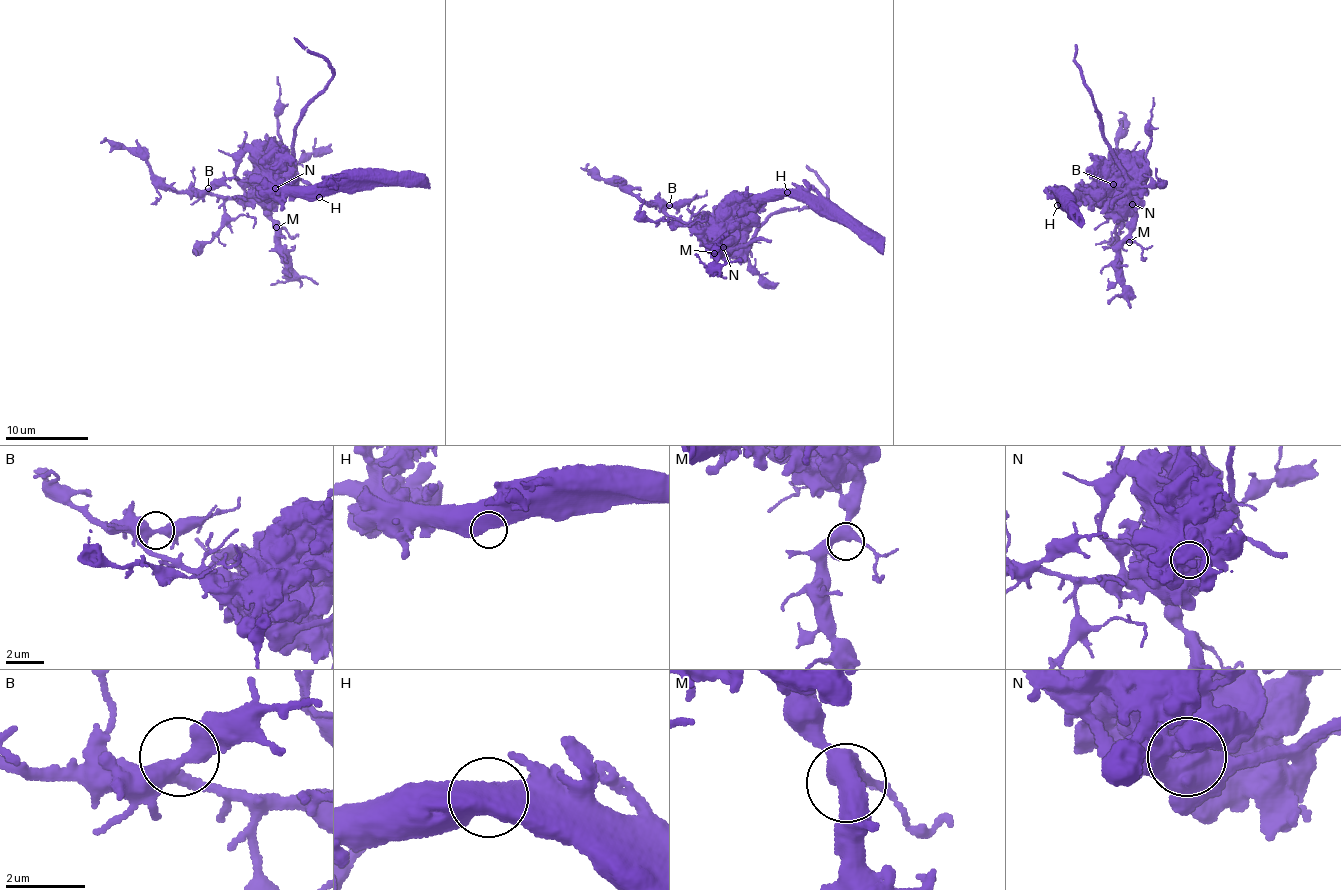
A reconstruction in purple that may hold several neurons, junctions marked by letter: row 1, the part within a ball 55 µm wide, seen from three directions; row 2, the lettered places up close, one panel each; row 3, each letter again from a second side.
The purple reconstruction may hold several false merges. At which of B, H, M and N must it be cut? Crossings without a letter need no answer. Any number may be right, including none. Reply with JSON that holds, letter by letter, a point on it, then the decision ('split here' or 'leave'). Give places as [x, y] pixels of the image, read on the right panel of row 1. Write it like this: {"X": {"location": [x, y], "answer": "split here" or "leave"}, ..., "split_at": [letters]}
{"B": {"location": [1113, 184], "answer": "leave"}, "H": {"location": [1057, 205], "answer": "leave"}, "M": {"location": [1129, 242], "answer": "leave"}, "N": {"location": [1132, 204], "answer": "split here"}, "split_at": ["N"]}

